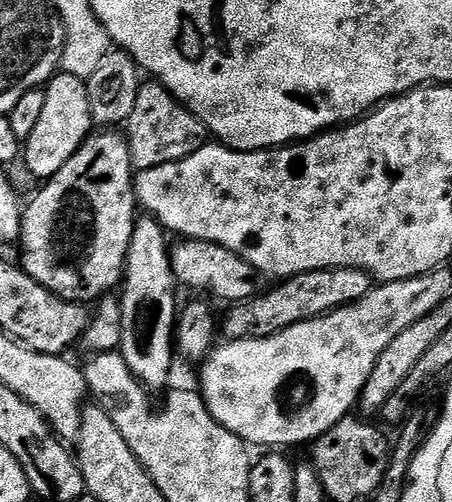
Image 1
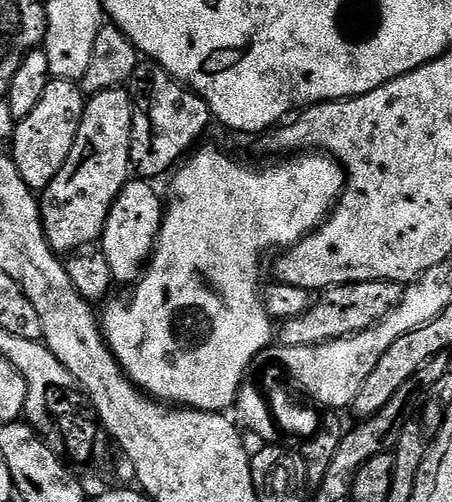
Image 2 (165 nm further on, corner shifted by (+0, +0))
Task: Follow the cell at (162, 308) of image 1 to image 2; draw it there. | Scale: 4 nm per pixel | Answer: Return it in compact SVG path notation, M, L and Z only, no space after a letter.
M143 178L129 179L118 194L114 206L110 206L104 235L100 237L98 246L106 254L106 262L110 262L112 278L117 285L135 285L156 249L156 239L166 211L165 201L163 199L160 201L156 186L155 183Z

